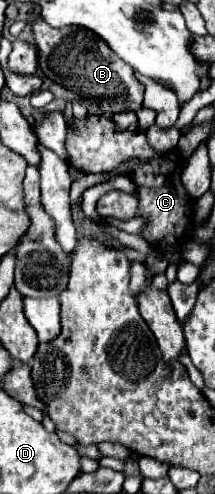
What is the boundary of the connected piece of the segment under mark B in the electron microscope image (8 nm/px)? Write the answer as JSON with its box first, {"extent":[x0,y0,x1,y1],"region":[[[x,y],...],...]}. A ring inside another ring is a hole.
{"extent":[31,18,145,118],"region":[[[37,18],[31,28],[35,36],[35,46],[39,50],[39,66],[43,74],[63,88],[85,96],[81,98],[81,102],[85,102],[87,108],[93,108],[93,114],[113,118],[121,112],[137,112],[143,106],[145,86],[133,74],[133,68],[121,62],[121,58],[117,58],[117,54],[109,50],[103,38],[97,38],[97,34],[93,34],[91,30],[79,26],[51,28],[43,18]]]}

